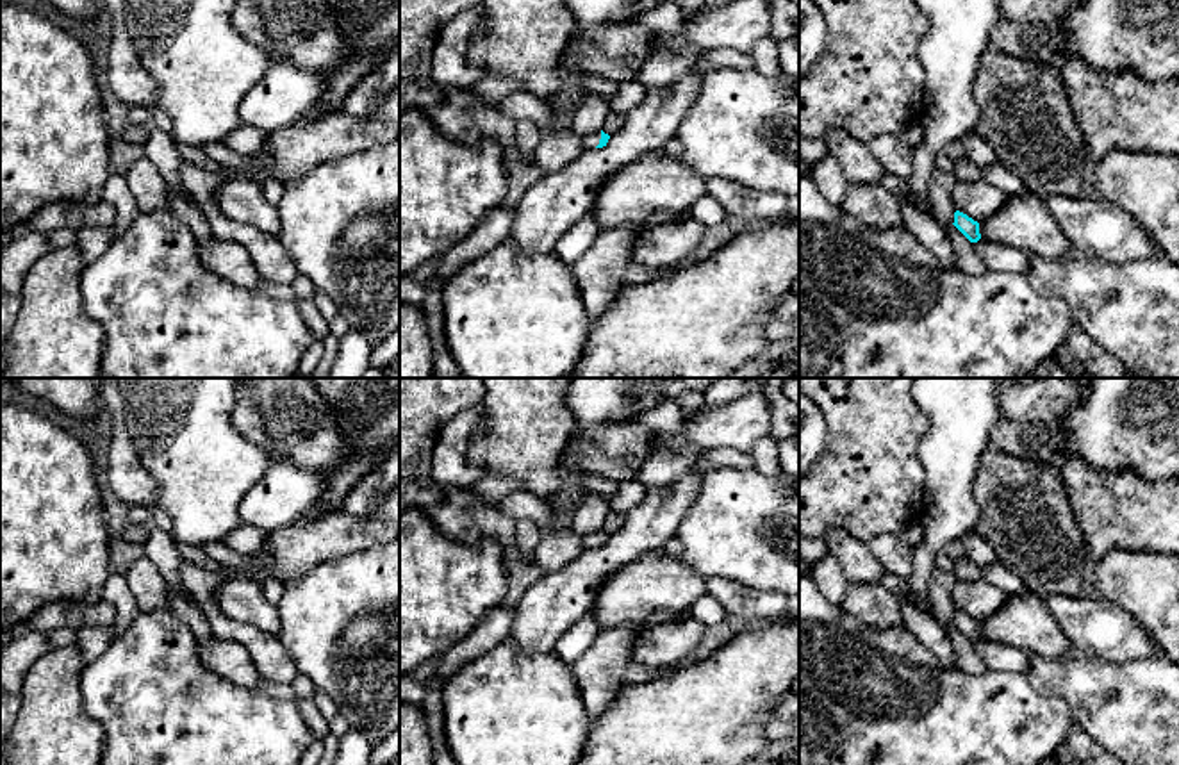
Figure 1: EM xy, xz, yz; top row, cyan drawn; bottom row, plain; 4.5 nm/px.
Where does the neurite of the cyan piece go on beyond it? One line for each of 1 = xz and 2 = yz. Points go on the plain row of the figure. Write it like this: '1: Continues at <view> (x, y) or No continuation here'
1: Continues at xz (589, 541)
2: No continuation here

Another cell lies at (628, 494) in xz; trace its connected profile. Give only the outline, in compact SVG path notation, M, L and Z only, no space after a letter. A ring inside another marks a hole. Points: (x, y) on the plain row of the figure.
M639 481L619 483L617 492L612 496L608 506L610 512L626 515L633 510L647 494L647 487Z

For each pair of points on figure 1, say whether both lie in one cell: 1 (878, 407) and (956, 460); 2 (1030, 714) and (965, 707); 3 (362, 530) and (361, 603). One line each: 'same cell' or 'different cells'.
1: different cells
2: same cell
3: different cells

